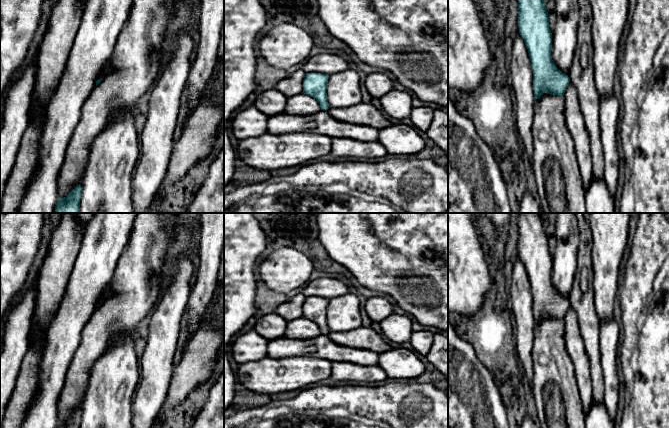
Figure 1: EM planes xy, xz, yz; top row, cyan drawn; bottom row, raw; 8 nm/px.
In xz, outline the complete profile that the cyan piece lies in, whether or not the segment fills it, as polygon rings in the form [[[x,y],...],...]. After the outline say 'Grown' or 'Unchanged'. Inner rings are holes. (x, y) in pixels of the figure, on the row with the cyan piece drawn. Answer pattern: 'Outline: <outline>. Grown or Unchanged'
Outline: [[[306,73],[303,80],[303,93],[315,98],[321,110],[328,110],[327,82],[329,75],[321,73]]]. Unchanged

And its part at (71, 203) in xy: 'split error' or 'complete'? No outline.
complete

